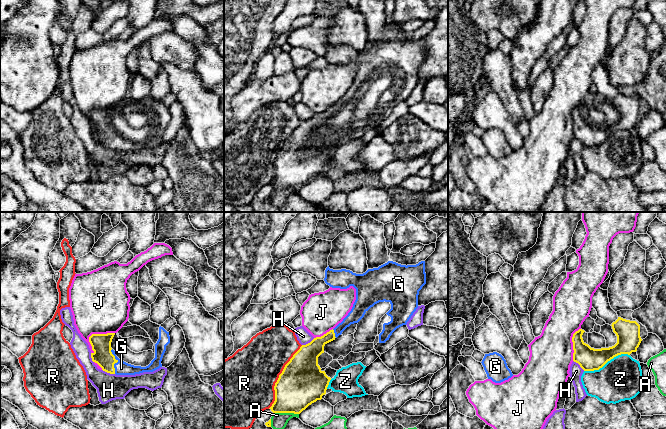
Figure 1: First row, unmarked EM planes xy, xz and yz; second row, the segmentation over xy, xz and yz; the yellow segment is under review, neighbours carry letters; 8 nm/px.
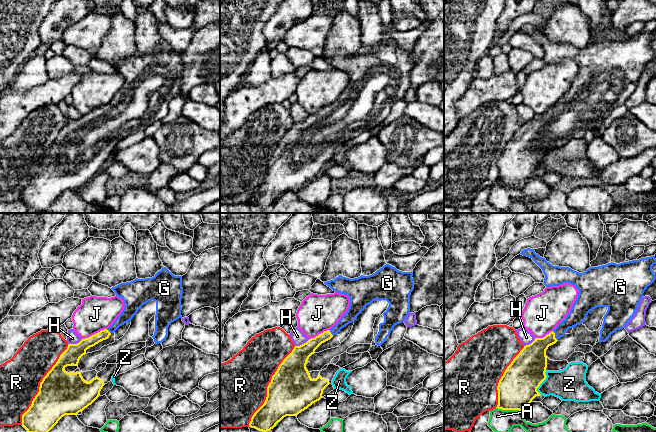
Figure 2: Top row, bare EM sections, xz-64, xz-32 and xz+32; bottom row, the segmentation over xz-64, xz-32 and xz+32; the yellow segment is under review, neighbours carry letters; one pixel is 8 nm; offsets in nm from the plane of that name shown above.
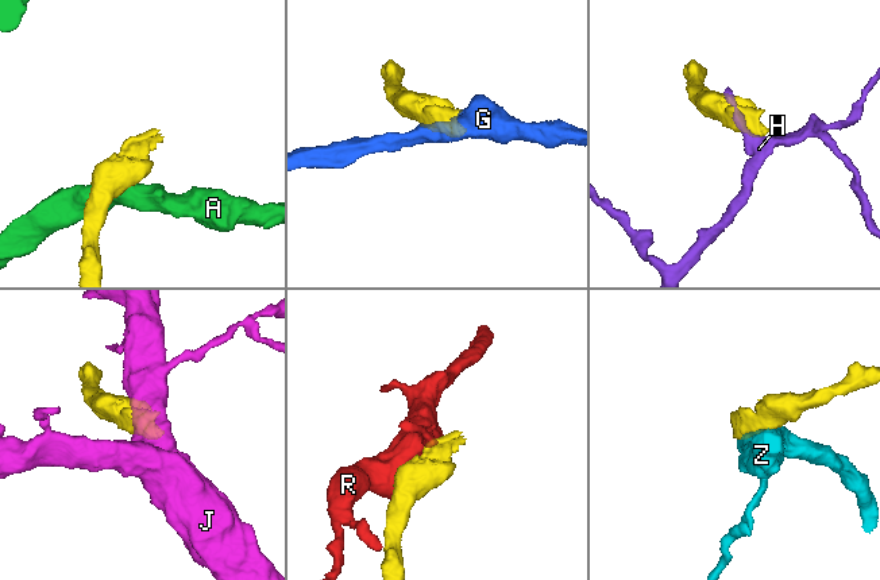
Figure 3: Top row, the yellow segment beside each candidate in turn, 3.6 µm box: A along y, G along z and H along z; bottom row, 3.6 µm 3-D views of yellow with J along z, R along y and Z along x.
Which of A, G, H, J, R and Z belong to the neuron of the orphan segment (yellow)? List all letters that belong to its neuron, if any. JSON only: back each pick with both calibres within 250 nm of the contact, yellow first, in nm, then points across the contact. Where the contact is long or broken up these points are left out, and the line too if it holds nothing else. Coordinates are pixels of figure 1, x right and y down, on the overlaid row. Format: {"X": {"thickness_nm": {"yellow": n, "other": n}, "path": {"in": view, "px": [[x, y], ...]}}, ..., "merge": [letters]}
{"G": {"thickness_nm": {"yellow": 160, "other": 110}, "path": {"in": "xy", "px": [[101, 343], [102, 348], [117, 361], [121, 368]]}}, "merge": ["G"]}

